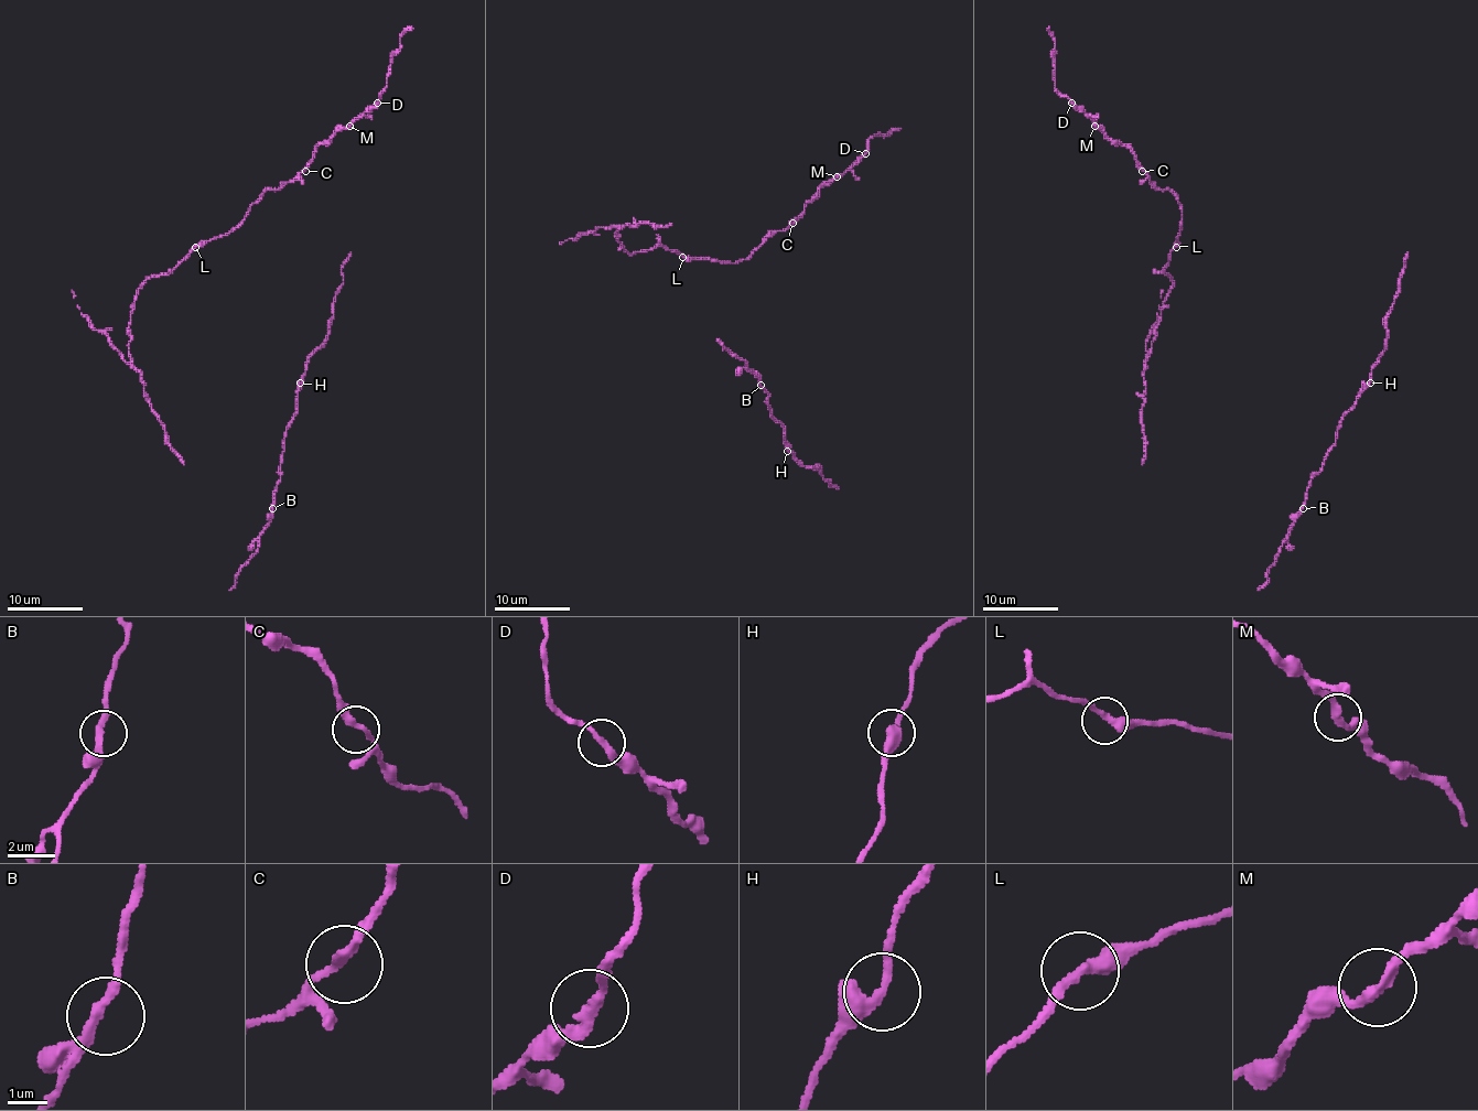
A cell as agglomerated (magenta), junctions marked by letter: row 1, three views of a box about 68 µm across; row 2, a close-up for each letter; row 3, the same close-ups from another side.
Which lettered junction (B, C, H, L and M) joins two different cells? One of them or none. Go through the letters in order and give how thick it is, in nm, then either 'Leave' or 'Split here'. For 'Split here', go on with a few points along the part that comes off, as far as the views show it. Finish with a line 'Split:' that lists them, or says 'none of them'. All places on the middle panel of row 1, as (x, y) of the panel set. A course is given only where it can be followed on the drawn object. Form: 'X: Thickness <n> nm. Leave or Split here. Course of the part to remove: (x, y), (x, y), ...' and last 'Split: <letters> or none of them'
B: Thickness 260 nm. Leave
C: Thickness 240 nm. Leave
H: Thickness 280 nm. Leave
L: Thickness 320 nm. Leave
M: Thickness 280 nm. Split here. Course of the part to remove: (837, 175), (845, 172), (865, 153), (866, 141), (873, 136), (887, 136), (895, 128), (901, 128)
Split: M

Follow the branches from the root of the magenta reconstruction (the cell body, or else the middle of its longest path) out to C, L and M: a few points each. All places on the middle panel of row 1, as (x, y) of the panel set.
C: (648, 223), (616, 230), (629, 254), (666, 246), (684, 257), (730, 263), (745, 259), (793, 223)
L: (648, 223), (621, 227), (616, 230), (618, 243), (629, 254), (664, 246), (682, 257)
M: (648, 223), (616, 230), (629, 254), (666, 246), (684, 257), (737, 263), (768, 237), (785, 230), (837, 175)

